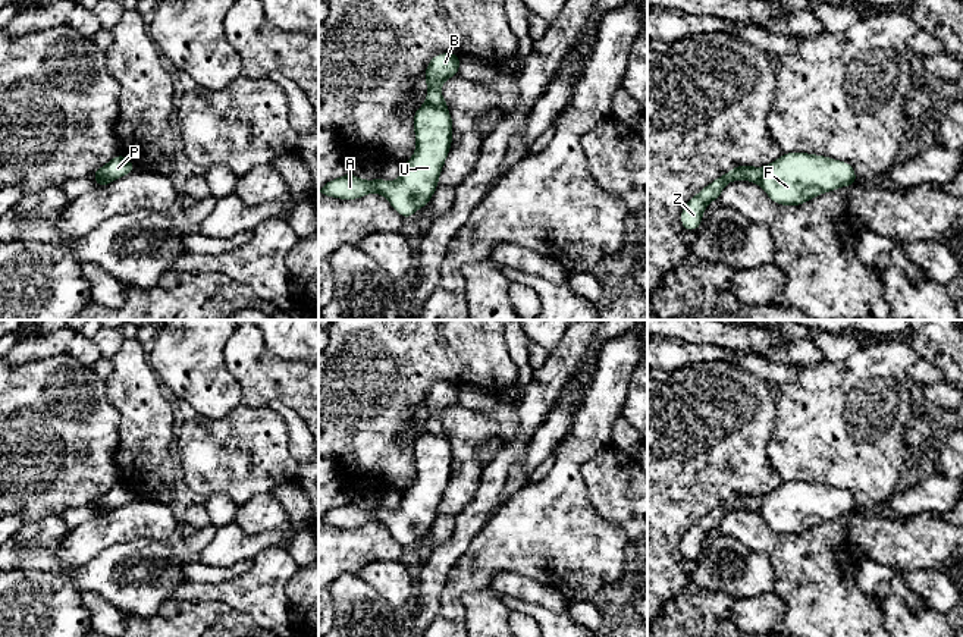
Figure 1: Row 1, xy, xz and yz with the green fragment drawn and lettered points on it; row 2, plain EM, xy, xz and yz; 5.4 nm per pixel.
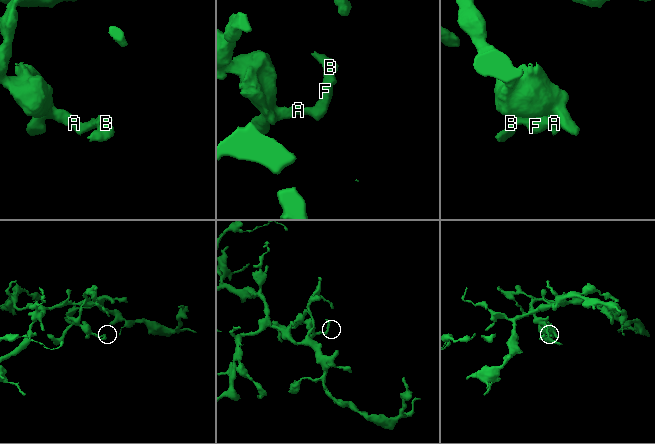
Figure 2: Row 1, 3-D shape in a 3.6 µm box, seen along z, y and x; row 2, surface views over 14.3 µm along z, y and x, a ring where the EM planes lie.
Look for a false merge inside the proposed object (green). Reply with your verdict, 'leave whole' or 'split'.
split

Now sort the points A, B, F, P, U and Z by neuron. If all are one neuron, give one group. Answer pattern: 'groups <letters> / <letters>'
groups A F U / B P Z

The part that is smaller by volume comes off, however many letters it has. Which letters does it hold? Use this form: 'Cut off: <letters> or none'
Cut off: B, P, Z

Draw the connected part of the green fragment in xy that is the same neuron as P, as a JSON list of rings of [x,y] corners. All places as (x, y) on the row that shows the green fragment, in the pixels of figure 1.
[[[117,154],[115,159],[112,159],[107,164],[98,169],[98,175],[112,182],[115,179],[119,179],[131,172],[137,170],[137,166],[132,164],[125,156]]]

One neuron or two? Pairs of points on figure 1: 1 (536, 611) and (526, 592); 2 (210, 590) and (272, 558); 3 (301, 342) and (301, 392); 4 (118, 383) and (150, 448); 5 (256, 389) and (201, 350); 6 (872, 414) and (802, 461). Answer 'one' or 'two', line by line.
1: two
2: one
3: two
4: one
5: two
6: one

